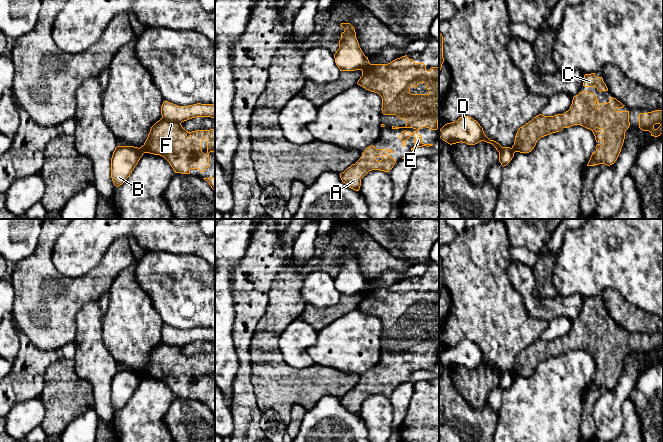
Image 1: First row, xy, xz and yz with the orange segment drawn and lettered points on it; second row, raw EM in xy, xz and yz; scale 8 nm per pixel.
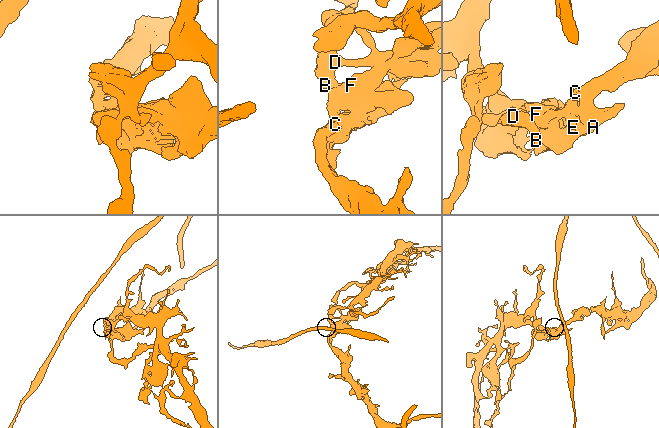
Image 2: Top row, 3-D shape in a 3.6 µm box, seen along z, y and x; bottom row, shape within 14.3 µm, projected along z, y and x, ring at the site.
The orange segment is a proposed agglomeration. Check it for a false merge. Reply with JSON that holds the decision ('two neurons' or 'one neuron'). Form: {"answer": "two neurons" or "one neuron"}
{"answer": "two neurons"}

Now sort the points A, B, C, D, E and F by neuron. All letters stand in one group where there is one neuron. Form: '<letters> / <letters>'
A C E F / B D

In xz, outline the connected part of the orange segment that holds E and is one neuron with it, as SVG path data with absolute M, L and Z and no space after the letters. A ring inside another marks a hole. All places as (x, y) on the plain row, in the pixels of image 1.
M407 279L402 280L400 282L397 282L395 284L393 284L392 286L388 287L388 288L370 288L368 291L362 293L362 300L360 301L360 303L357 306L358 309L362 310L363 312L365 312L366 314L369 314L371 316L375 316L377 318L379 318L382 322L382 337L385 339L396 339L399 343L404 343L406 345L406 350L405 351L395 351L392 350L392 353L399 353L399 352L413 352L415 355L410 357L409 355L402 355L402 357L398 360L398 362L402 365L402 370L405 371L406 370L406 364L410 362L411 359L414 360L414 371L411 372L411 375L416 372L416 371L422 371L422 370L432 370L433 368L424 368L422 366L422 360L418 358L417 354L421 353L423 351L432 353L432 354L437 354L438 353L438 345L439 345L439 291L431 291L429 295L426 294L426 289L424 287L415 287L413 283L409 283L407 281ZM419 307L425 307L426 308L426 312L429 315L428 318L411 318L410 317L410 312L411 311L417 311Z

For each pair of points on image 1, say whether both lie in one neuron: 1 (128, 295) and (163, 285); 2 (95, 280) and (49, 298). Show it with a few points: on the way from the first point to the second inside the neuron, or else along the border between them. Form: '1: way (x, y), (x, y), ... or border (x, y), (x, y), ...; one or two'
1: border (135, 268), (136, 281), (157, 310); two
2: way (84, 289), (60, 298); one

